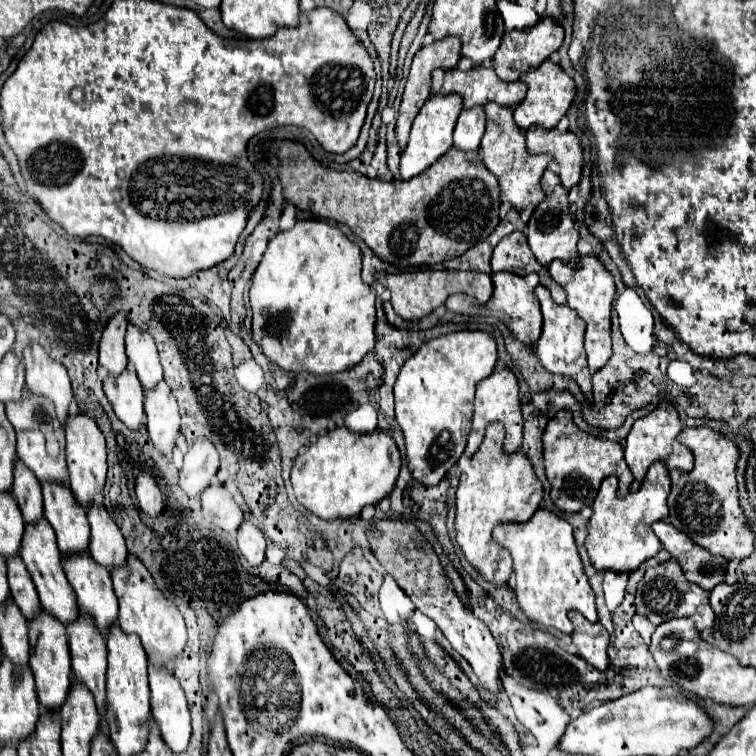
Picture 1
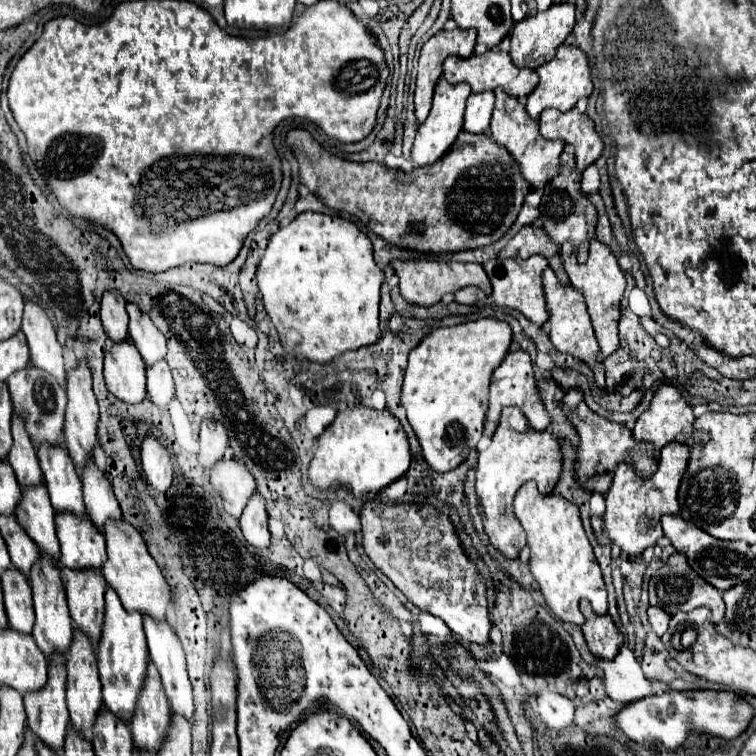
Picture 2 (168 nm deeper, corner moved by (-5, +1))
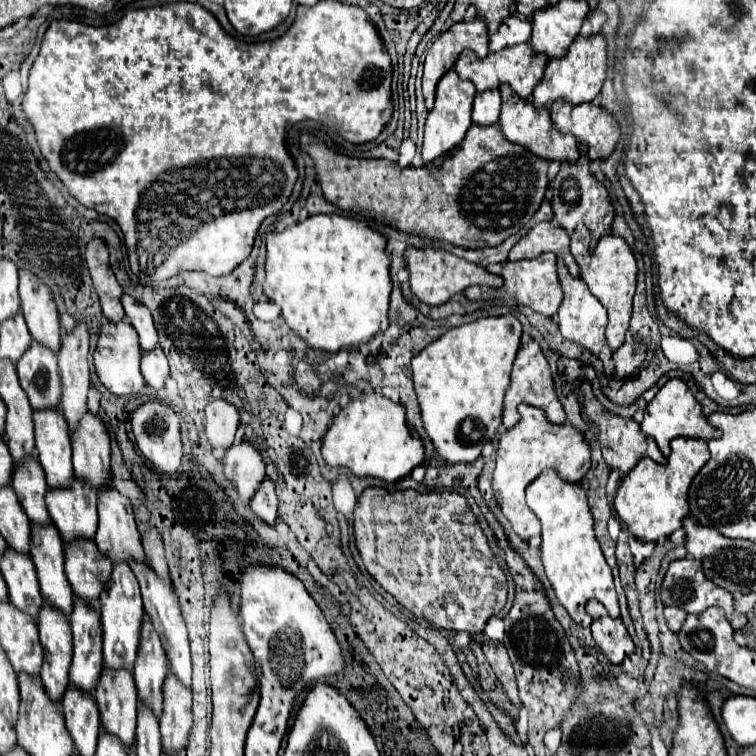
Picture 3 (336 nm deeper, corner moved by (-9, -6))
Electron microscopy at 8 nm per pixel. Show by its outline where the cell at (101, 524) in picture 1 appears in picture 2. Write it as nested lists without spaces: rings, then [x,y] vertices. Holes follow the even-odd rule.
[[[93,461],[87,463],[83,475],[83,499],[85,499],[85,509],[93,525],[103,531],[107,521],[119,521],[121,519],[121,509],[119,503],[113,495],[111,483],[107,477],[97,469]]]

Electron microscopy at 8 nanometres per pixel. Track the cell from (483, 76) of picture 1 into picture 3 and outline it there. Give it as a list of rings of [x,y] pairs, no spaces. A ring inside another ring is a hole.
[[[529,42],[515,44],[511,48],[503,48],[499,52],[489,52],[485,58],[477,58],[473,50],[465,50],[459,60],[455,62],[455,70],[463,80],[471,80],[477,88],[477,92],[499,88],[501,84],[509,84],[521,98],[529,98],[533,94],[533,88],[537,82],[543,78],[543,70],[547,66],[547,56],[545,54],[535,54],[531,50]]]

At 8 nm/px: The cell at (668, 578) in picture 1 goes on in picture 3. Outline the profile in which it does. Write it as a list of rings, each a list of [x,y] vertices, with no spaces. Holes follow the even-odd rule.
[[[683,558],[683,560],[673,560],[669,564],[669,570],[665,574],[665,580],[663,580],[663,588],[661,588],[661,596],[663,596],[663,602],[665,606],[677,606],[677,608],[683,608],[685,612],[689,614],[701,614],[703,610],[711,608],[711,606],[719,606],[727,612],[731,624],[735,630],[741,630],[745,624],[747,624],[747,618],[743,614],[737,614],[735,608],[733,608],[733,596],[731,592],[715,586],[711,580],[705,578],[703,574],[703,566],[699,560],[695,558]]]

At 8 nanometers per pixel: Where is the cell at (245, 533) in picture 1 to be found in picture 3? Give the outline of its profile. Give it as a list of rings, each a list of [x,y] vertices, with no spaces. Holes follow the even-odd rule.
[[[265,478],[259,490],[255,492],[255,498],[251,498],[251,508],[259,518],[263,518],[267,524],[273,526],[277,520],[277,506],[279,500],[275,494],[275,484],[269,478]]]

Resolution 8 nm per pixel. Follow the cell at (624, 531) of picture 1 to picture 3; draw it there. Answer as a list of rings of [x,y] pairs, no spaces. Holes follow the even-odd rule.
[[[701,438],[675,440],[669,454],[669,464],[665,466],[653,462],[651,458],[641,458],[637,466],[623,478],[615,496],[615,510],[623,526],[627,526],[631,534],[645,542],[659,542],[665,536],[671,536],[683,524],[683,518],[689,514],[687,492],[695,474],[703,468],[707,460],[707,442]]]

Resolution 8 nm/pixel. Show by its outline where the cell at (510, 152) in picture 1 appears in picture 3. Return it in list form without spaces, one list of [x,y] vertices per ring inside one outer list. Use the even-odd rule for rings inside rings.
[[[501,86],[501,98],[503,98],[503,106],[501,106],[501,118],[499,124],[503,128],[503,134],[507,140],[525,146],[529,152],[533,152],[535,156],[547,158],[547,160],[557,160],[557,162],[573,162],[579,158],[579,148],[577,148],[577,138],[573,134],[559,134],[559,130],[555,130],[553,122],[551,122],[551,114],[549,108],[535,108],[533,102],[519,98],[511,86]]]

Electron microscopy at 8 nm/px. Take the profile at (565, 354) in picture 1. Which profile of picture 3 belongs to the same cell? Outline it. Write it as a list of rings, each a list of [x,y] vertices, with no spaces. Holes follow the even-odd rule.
[[[559,258],[557,260],[559,264],[559,280],[561,280],[561,286],[563,286],[563,302],[559,306],[559,312],[557,312],[557,322],[559,322],[559,328],[561,328],[561,334],[567,338],[567,340],[573,340],[585,348],[589,348],[593,354],[599,354],[601,348],[605,346],[605,326],[607,326],[607,312],[603,308],[603,304],[587,290],[587,284],[581,280],[581,278],[571,278],[565,262]]]

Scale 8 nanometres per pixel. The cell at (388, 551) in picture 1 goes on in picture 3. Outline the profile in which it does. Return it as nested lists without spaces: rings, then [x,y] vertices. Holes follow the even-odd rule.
[[[369,486],[357,498],[355,512],[353,512],[353,530],[355,530],[355,546],[359,550],[359,556],[361,556],[363,564],[365,564],[365,568],[367,568],[367,572],[373,576],[373,580],[377,584],[381,584],[381,588],[387,594],[391,594],[403,608],[407,608],[409,612],[413,612],[417,618],[427,620],[435,628],[449,630],[449,632],[467,632],[467,634],[475,636],[475,634],[481,634],[485,622],[491,616],[495,616],[501,610],[501,606],[505,606],[505,600],[507,600],[507,576],[505,576],[503,568],[499,566],[499,562],[495,560],[495,556],[491,552],[491,546],[489,546],[489,540],[483,534],[483,530],[481,530],[475,514],[471,512],[465,496],[461,496],[457,492],[429,492],[429,494],[419,494],[415,490],[389,492],[389,490],[381,488],[381,486]]]

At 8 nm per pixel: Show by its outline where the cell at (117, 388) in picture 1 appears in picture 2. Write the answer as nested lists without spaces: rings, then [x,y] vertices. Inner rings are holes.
[[[131,341],[109,343],[105,349],[105,383],[107,389],[129,405],[141,403],[147,383],[147,367]]]

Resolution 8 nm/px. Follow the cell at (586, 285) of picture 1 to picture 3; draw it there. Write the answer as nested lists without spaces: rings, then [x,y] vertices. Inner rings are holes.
[[[580,223],[571,234],[571,254],[577,258],[577,264],[581,266],[581,278],[587,282],[591,294],[607,308],[609,314],[609,324],[607,324],[607,342],[611,350],[617,350],[623,340],[625,332],[629,328],[631,320],[631,308],[633,308],[633,294],[635,294],[635,284],[637,284],[637,260],[621,236],[607,234],[603,236],[595,252],[589,253],[590,233],[587,227]]]

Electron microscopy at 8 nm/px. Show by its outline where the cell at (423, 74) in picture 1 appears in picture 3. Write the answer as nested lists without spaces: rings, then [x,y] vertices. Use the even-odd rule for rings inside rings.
[[[481,18],[471,22],[457,22],[449,30],[445,30],[429,48],[425,58],[425,72],[423,72],[423,96],[427,110],[433,108],[435,86],[439,78],[453,68],[455,60],[463,50],[475,50],[479,58],[489,54],[489,34],[487,24]]]

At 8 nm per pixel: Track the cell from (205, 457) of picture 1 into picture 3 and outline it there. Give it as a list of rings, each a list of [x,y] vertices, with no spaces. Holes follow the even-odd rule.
[[[217,398],[205,406],[207,438],[215,448],[229,448],[233,444],[237,426],[239,410],[235,410],[231,402],[223,402],[221,398]]]

